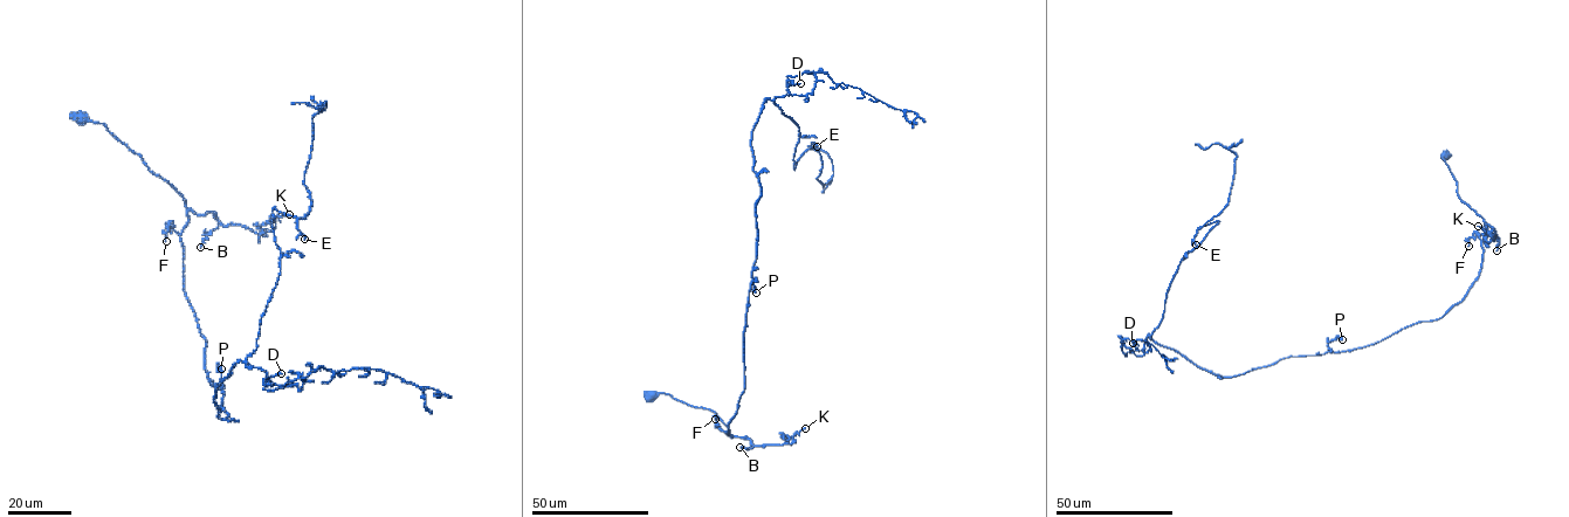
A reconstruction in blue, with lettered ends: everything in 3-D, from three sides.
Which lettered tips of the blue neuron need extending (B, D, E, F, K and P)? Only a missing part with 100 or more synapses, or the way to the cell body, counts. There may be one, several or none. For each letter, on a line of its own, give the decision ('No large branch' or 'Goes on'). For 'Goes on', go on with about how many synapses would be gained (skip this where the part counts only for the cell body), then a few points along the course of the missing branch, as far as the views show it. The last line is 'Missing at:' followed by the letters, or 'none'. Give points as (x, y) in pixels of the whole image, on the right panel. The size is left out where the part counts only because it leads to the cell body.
B: No large branch
D: No large branch
E: No large branch
F: No large branch
K: No large branch
P: No large branch
Missing at: none

